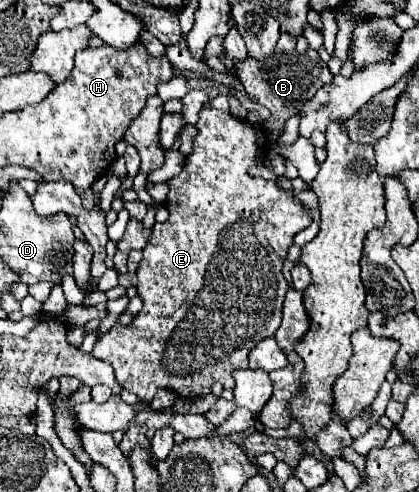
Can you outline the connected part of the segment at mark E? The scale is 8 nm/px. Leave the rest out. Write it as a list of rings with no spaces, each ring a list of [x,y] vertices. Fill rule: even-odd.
[[[205,109],[199,113],[199,121],[197,121],[197,137],[193,141],[193,153],[187,157],[185,161],[185,167],[183,171],[169,179],[167,185],[169,185],[169,193],[167,193],[167,201],[165,201],[165,207],[169,211],[169,219],[165,223],[157,223],[153,227],[153,235],[147,243],[147,247],[143,247],[143,259],[137,267],[137,277],[139,277],[139,283],[137,283],[137,293],[139,297],[143,299],[143,309],[139,311],[139,315],[135,317],[133,323],[129,325],[113,325],[107,333],[103,333],[95,347],[93,347],[93,355],[105,363],[109,363],[113,369],[115,369],[115,377],[117,377],[117,383],[135,393],[141,401],[149,403],[155,395],[157,389],[171,389],[173,393],[177,393],[179,397],[199,397],[199,395],[209,395],[211,393],[211,385],[213,383],[221,383],[225,389],[233,389],[233,371],[235,369],[247,369],[247,353],[251,351],[251,347],[255,343],[259,343],[261,339],[265,337],[273,337],[275,331],[279,329],[281,325],[281,309],[283,309],[283,297],[289,289],[281,269],[283,269],[283,263],[285,263],[285,257],[287,257],[287,249],[289,245],[293,243],[293,235],[299,233],[301,229],[309,227],[311,225],[311,213],[309,213],[309,207],[305,207],[291,191],[285,191],[281,189],[275,181],[267,181],[263,177],[253,177],[249,173],[249,169],[253,167],[259,167],[257,159],[259,155],[265,153],[265,145],[267,145],[267,133],[263,127],[255,125],[255,123],[249,123],[247,119],[239,119],[231,113],[225,113],[225,111],[217,111],[217,109]]]

